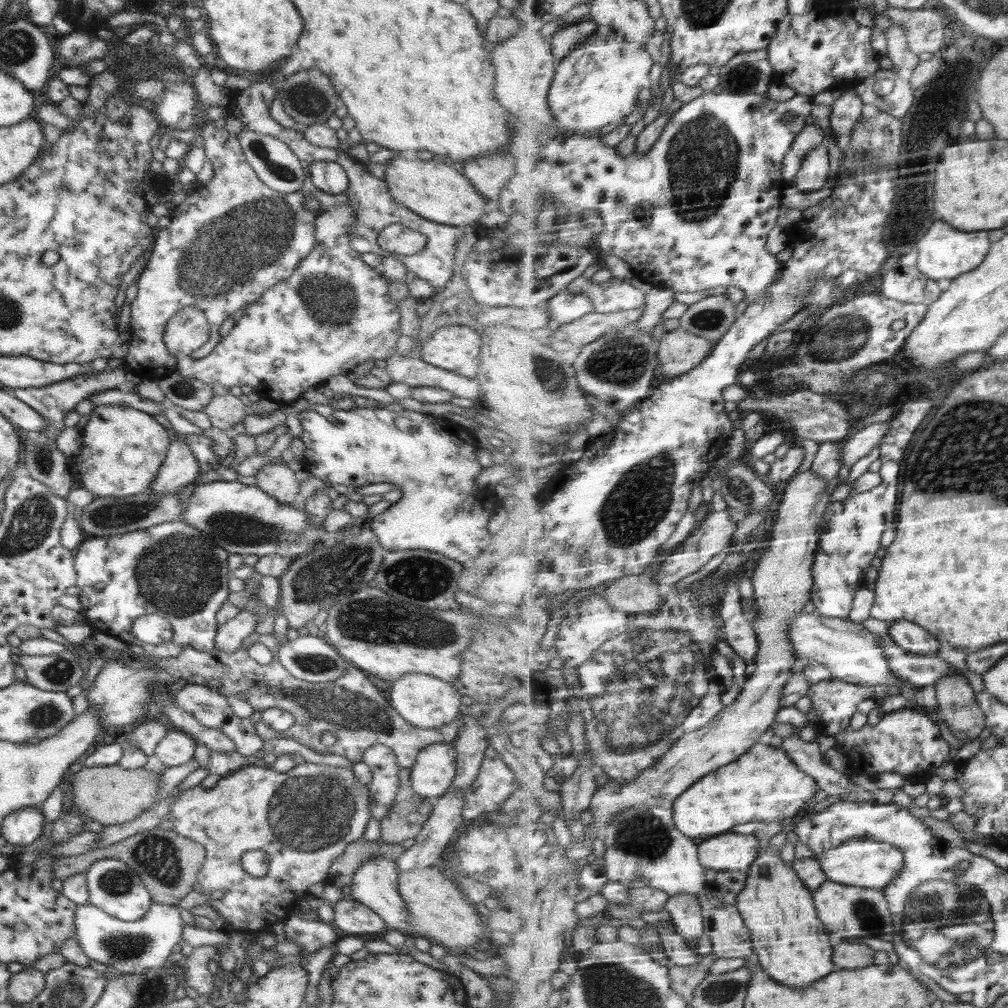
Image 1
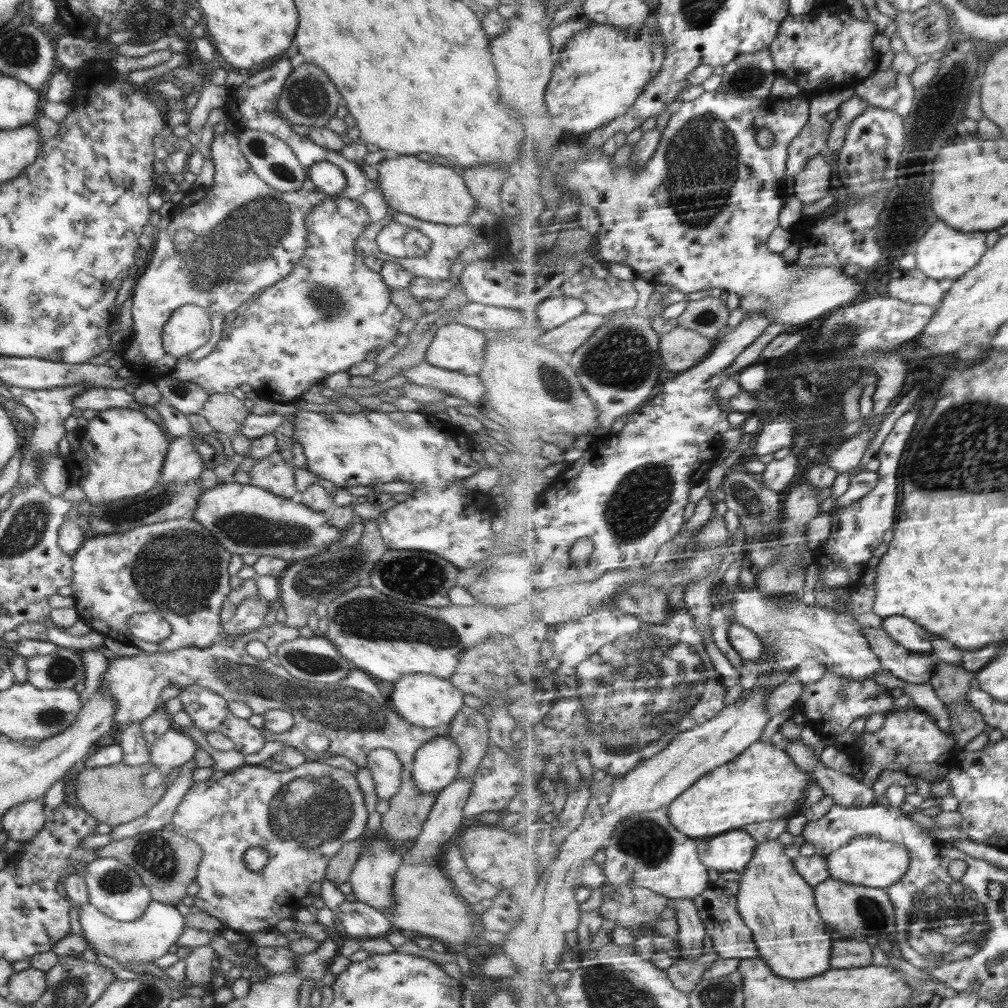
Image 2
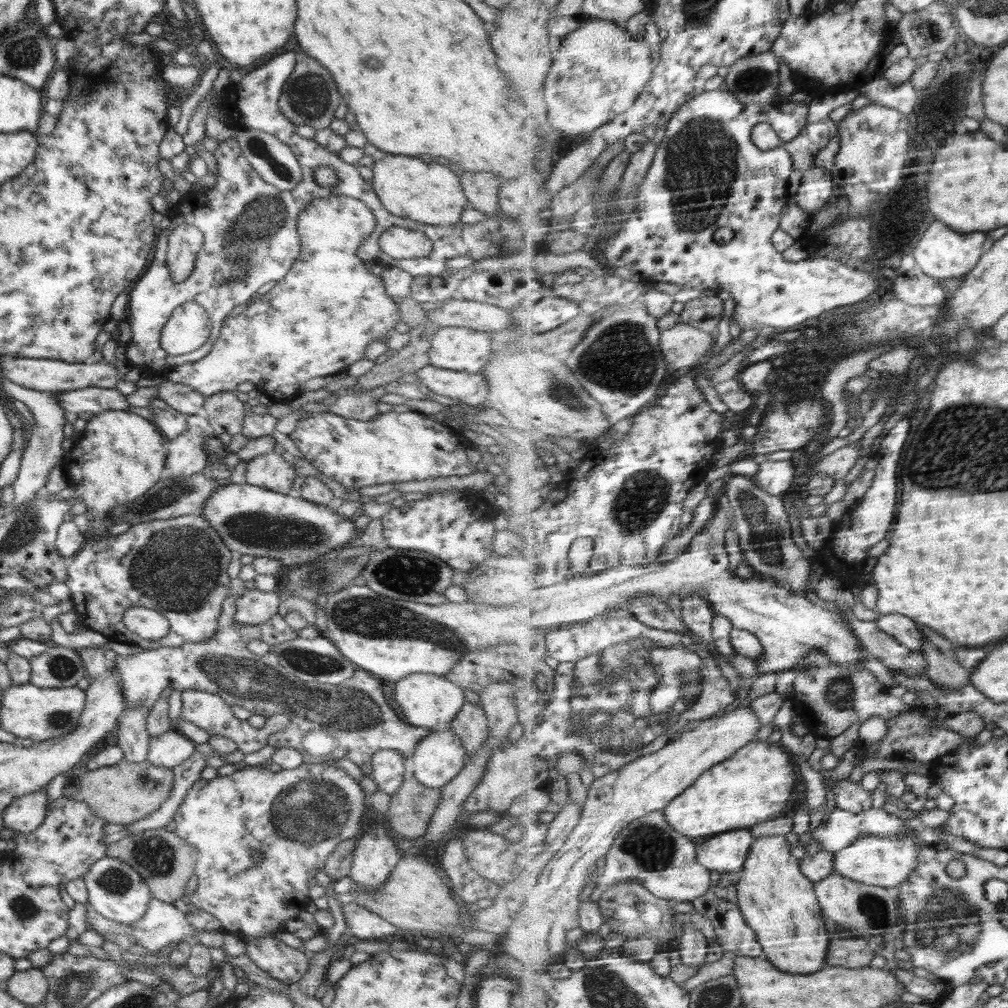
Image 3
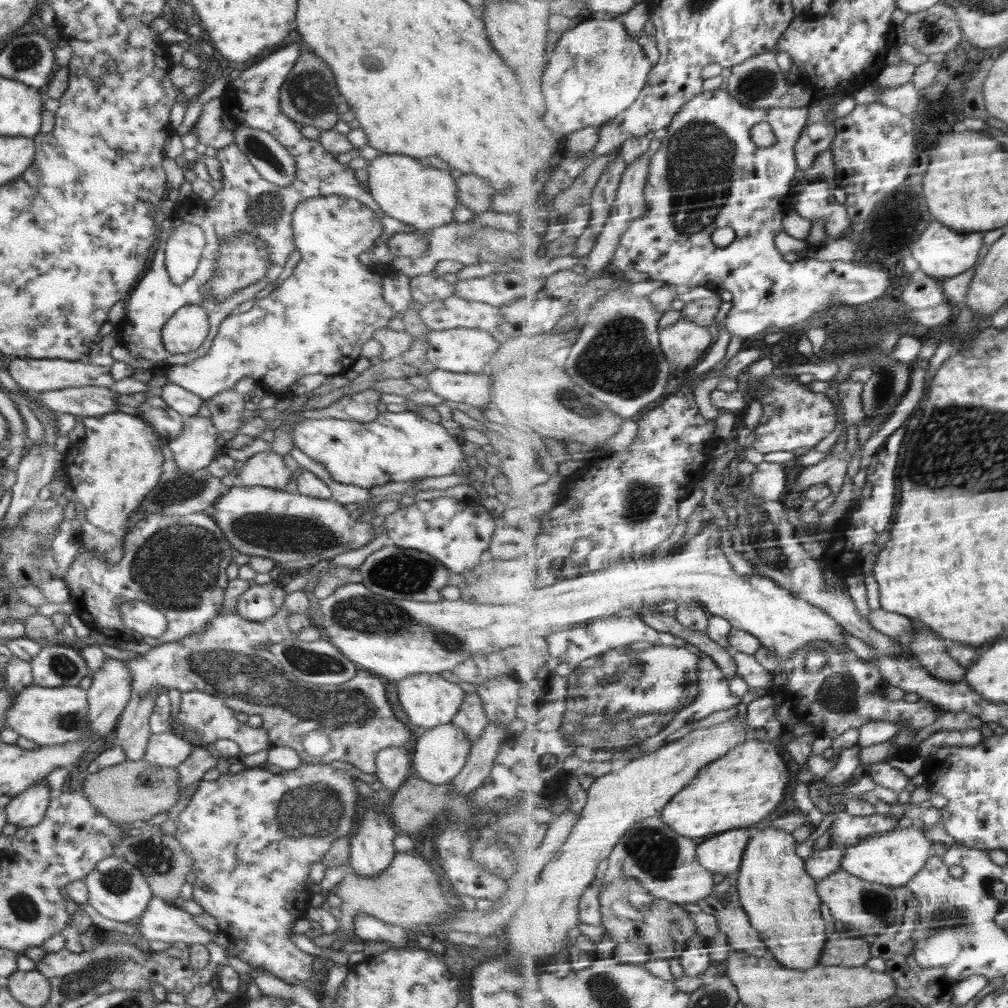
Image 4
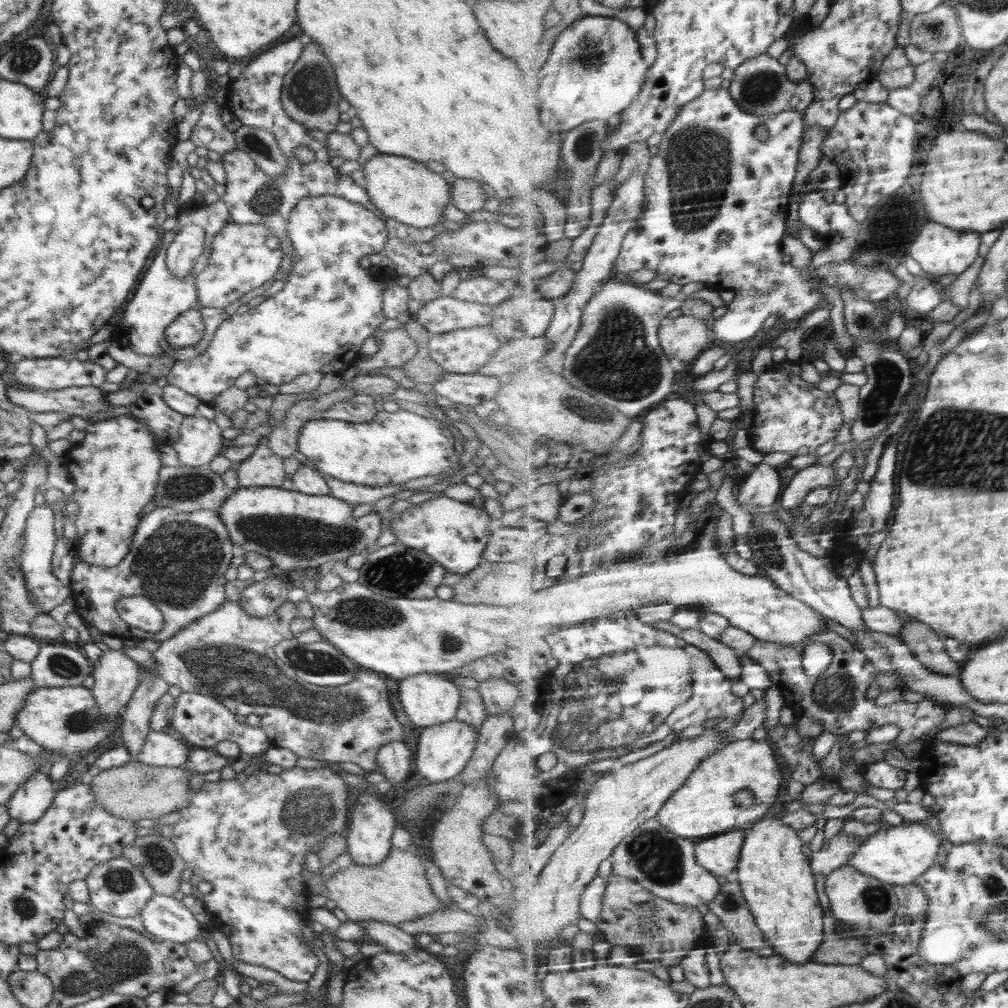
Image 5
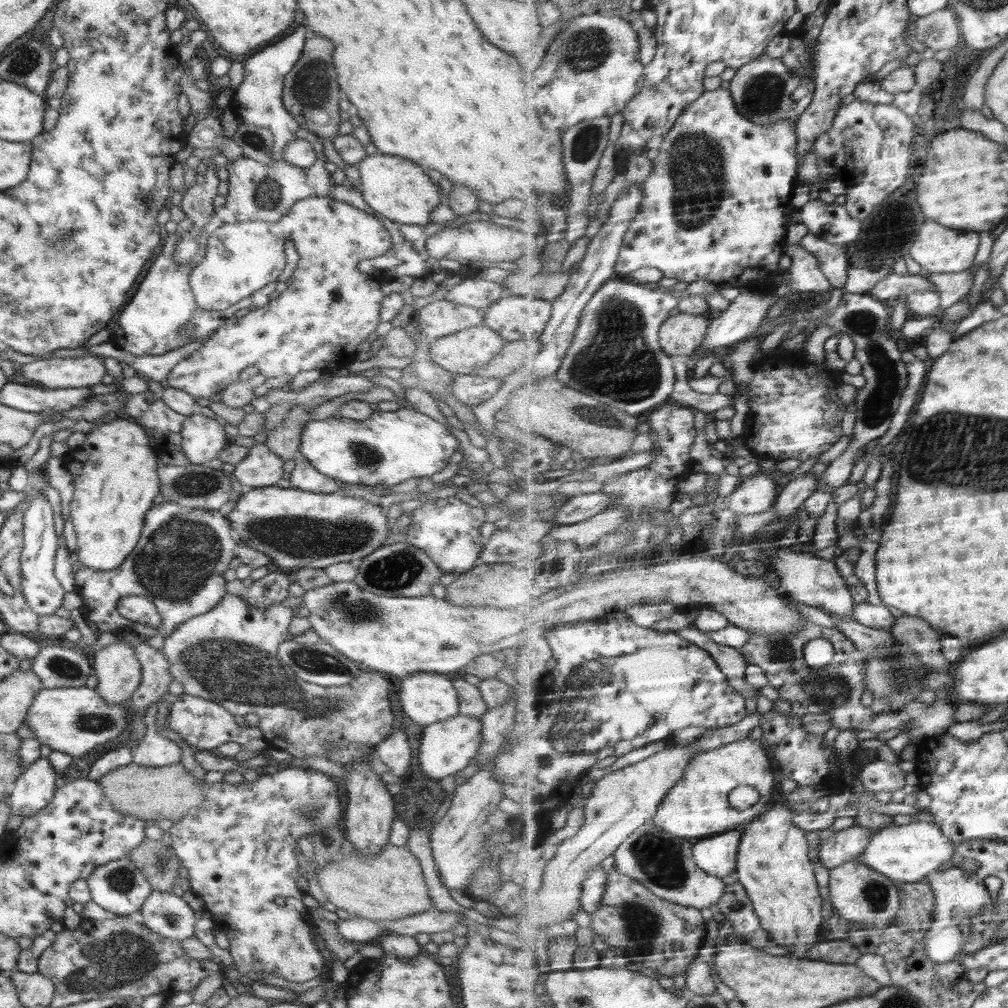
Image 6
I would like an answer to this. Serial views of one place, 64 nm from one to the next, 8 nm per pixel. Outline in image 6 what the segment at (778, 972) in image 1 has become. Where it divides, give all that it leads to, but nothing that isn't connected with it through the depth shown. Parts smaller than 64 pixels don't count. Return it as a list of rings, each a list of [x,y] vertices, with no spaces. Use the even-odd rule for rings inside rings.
[[[788,802],[776,803],[743,828],[737,873],[762,918],[762,927],[771,932],[773,941],[791,950],[790,955],[805,957],[820,943],[826,920],[822,914],[824,898],[816,878],[816,864],[810,858],[807,830],[796,825],[794,814]]]

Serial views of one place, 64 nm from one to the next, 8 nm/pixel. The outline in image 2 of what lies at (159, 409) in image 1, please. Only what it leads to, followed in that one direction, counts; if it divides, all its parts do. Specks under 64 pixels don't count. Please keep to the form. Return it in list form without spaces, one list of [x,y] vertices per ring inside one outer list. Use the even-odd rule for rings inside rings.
[[[88,387],[78,395],[74,395],[71,404],[74,409],[81,411],[93,410],[96,412],[110,408],[139,410],[142,407],[124,389],[102,387]]]

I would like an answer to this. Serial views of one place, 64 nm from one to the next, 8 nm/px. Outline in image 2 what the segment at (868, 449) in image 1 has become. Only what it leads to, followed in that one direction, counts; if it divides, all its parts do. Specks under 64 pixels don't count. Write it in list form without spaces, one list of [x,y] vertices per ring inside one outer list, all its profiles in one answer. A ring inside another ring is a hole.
[[[874,428],[868,429],[840,445],[836,451],[831,452],[829,466],[839,474],[850,473],[864,461],[868,446],[876,438],[876,433]]]

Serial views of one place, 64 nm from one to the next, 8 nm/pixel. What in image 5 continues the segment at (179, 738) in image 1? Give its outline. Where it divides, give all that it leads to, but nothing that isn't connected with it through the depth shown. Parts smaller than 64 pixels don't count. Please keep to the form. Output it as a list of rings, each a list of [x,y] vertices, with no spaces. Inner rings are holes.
[[[150,729],[144,746],[138,753],[138,761],[142,764],[159,767],[182,767],[188,754],[188,746],[184,745],[176,736],[171,736],[167,730]]]

